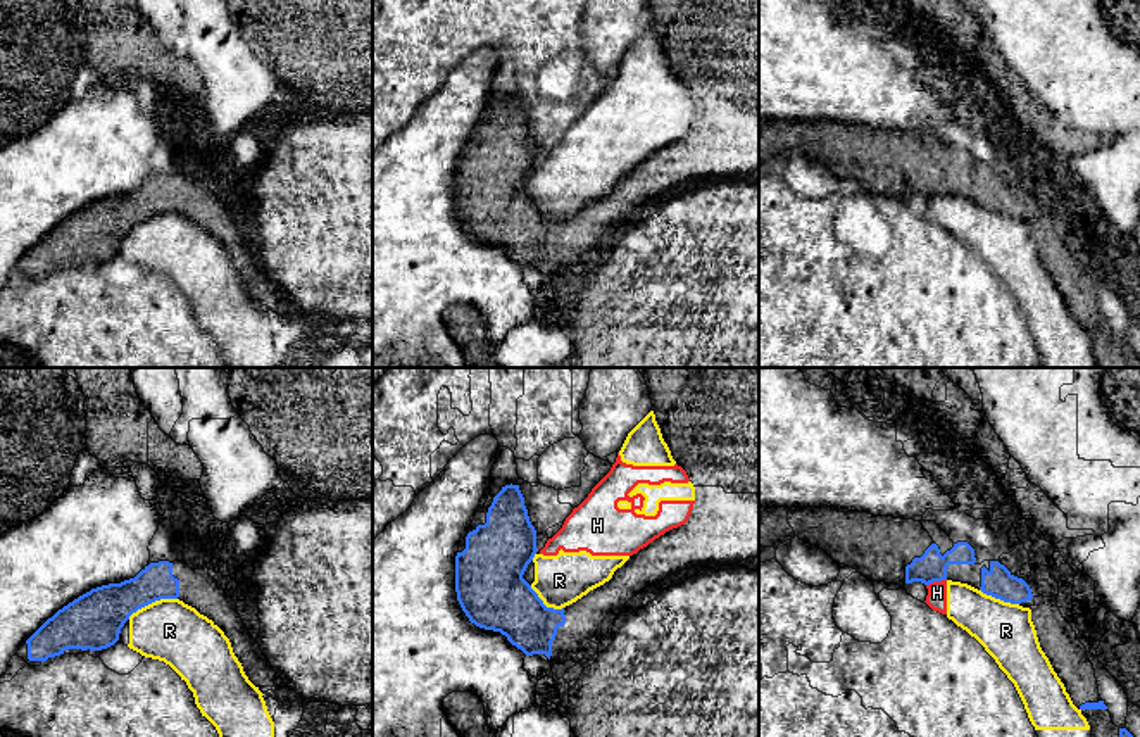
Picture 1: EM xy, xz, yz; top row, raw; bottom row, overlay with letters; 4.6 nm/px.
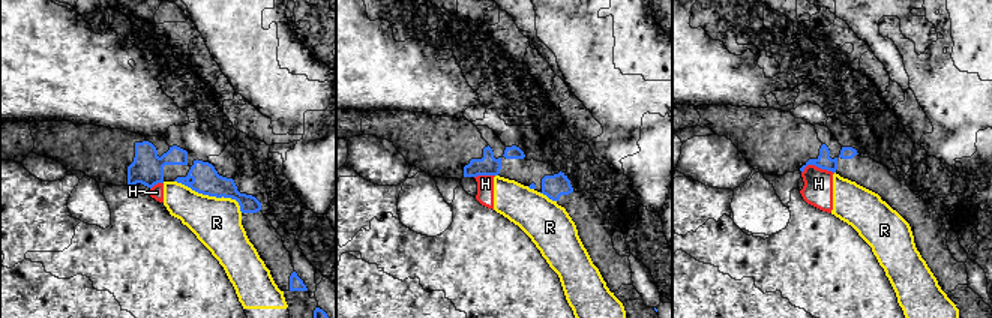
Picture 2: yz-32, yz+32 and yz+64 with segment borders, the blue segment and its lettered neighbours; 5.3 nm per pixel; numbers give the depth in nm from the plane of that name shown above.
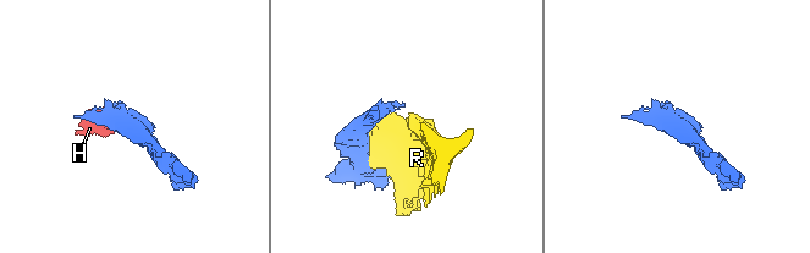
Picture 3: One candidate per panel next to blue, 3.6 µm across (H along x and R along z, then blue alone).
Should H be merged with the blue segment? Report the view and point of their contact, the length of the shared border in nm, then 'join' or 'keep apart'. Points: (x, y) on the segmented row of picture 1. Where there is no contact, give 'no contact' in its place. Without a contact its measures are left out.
meets blue in yz at (935, 580); contact 100 nm long; keep apart

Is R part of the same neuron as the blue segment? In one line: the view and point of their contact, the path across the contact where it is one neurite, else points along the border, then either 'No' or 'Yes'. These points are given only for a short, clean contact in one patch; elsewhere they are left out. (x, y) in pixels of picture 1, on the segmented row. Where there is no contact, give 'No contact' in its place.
Touches blue at xy (152, 601). No

